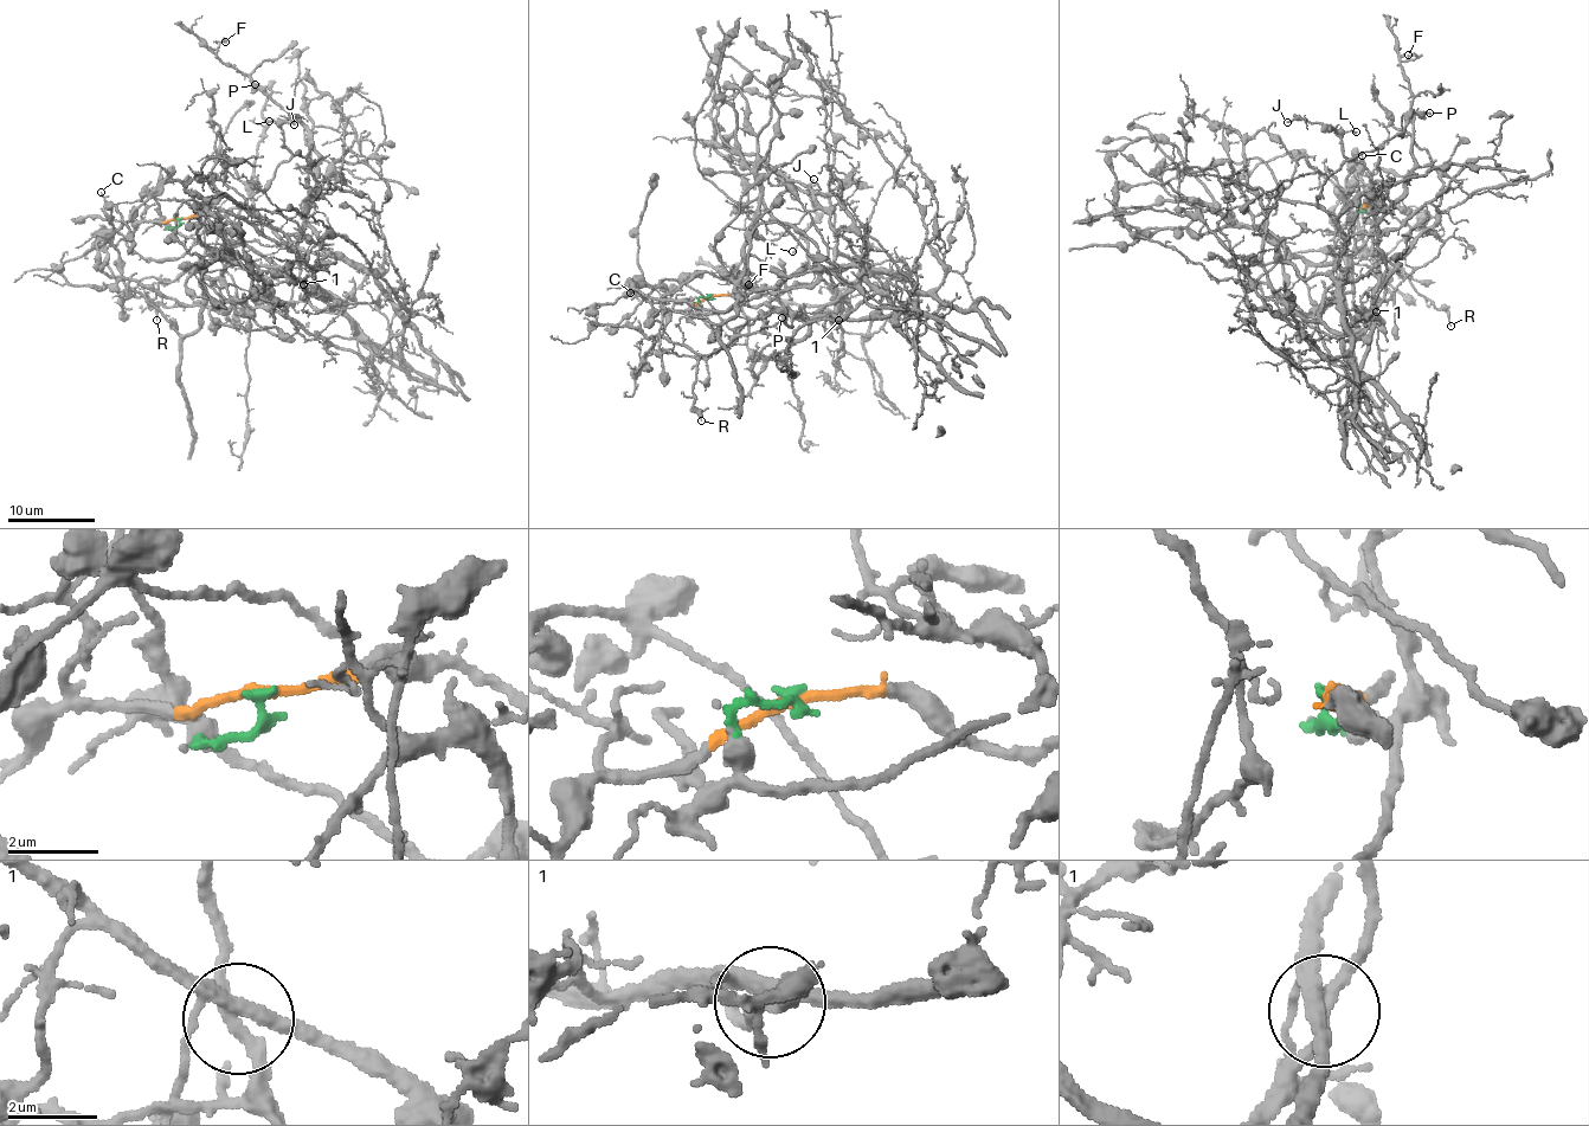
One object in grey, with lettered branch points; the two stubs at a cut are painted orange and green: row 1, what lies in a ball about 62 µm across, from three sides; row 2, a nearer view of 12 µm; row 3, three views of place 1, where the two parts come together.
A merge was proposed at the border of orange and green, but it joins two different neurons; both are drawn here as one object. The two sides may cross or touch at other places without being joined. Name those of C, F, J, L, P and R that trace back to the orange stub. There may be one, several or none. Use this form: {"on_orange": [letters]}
{"on_orange": ["C", "J", "L", "R"]}

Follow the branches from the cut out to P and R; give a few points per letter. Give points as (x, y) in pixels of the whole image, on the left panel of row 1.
P: (179, 219), (167, 225), (235, 263), (276, 265), (340, 311), (316, 310), (297, 268), (314, 140), (253, 85)
R: (179, 219), (224, 214), (237, 240), (177, 278), (159, 283), (149, 306), (156, 321)

